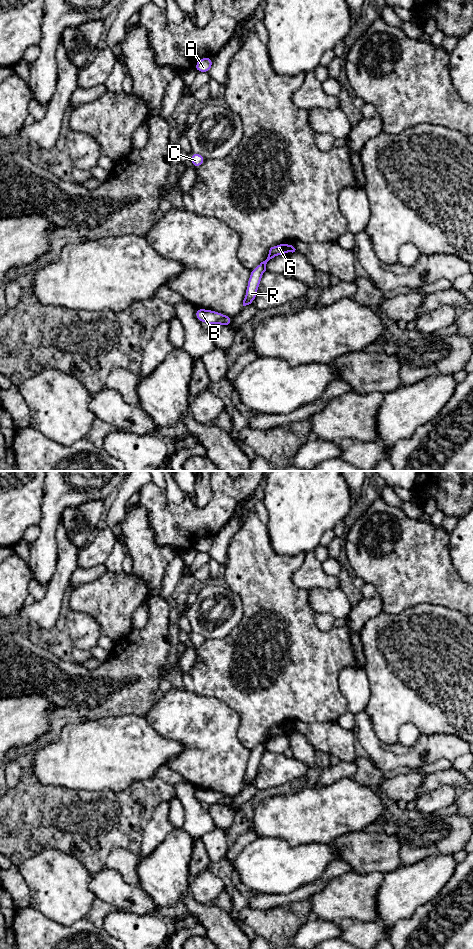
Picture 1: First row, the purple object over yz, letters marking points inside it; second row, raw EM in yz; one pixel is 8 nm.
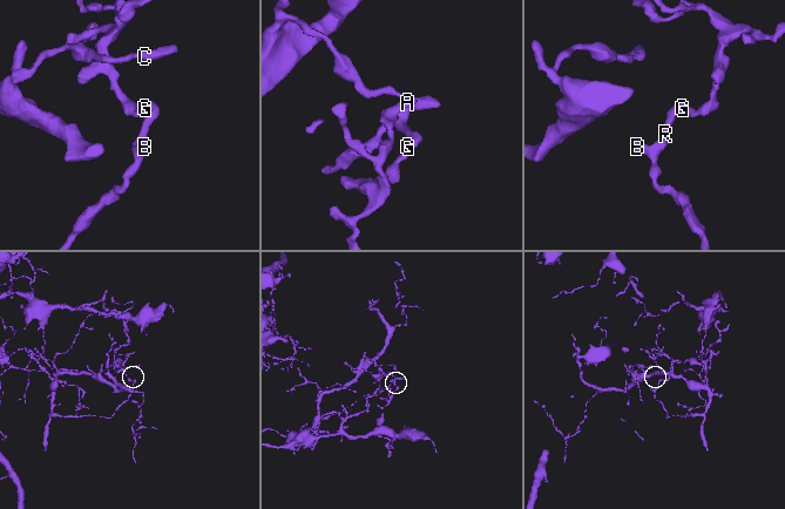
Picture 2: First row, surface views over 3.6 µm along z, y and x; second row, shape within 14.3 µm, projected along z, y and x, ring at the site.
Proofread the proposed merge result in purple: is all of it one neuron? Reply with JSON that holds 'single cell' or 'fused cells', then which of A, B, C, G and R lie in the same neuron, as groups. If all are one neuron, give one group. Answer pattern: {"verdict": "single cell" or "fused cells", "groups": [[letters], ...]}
{"verdict": "fused cells", "groups": [["A"], ["B", "C", "G", "R"]]}

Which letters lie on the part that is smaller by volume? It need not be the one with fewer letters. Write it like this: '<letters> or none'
B, C, G, R

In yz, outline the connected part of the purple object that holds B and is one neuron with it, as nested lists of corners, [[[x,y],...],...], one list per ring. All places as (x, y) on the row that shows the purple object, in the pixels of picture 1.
[[[195,308],[195,317],[200,321],[207,323],[208,325],[220,324],[226,327],[231,326],[233,316],[226,316],[222,313],[208,310]]]

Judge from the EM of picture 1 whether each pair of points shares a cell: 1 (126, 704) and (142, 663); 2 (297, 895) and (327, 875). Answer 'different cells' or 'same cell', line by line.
1: same cell
2: same cell

